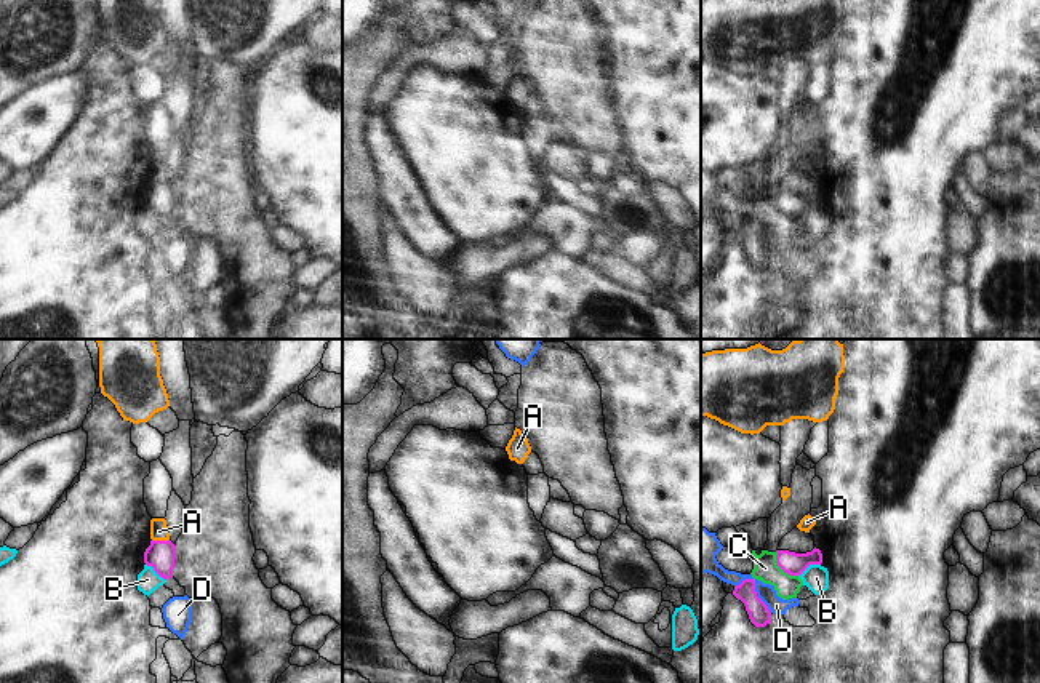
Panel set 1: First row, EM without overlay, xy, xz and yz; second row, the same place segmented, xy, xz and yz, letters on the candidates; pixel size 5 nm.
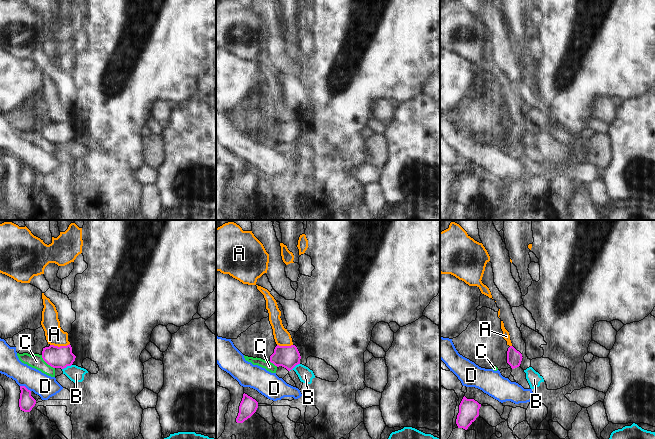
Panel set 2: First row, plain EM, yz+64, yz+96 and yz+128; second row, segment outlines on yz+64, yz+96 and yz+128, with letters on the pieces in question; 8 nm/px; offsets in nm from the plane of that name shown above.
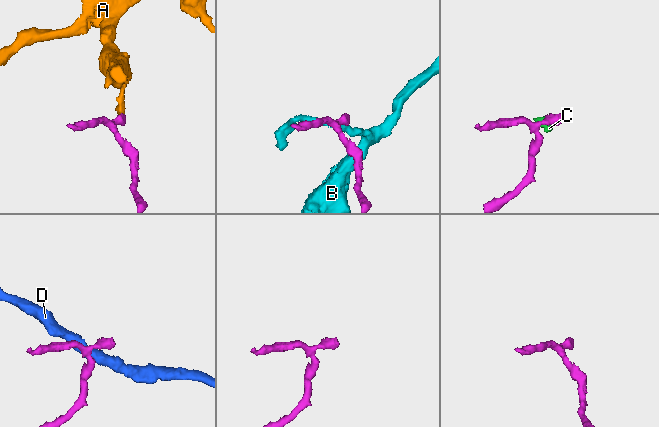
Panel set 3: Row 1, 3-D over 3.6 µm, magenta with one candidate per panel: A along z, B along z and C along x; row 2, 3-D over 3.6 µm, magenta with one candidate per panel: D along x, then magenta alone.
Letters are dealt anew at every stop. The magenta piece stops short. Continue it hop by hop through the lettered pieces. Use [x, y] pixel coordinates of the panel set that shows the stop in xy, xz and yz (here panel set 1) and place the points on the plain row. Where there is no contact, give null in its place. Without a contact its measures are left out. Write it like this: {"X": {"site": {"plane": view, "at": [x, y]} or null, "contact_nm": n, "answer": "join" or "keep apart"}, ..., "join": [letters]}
{"A": {"site": {"plane": "xy", "at": [160, 183]}, "contact_nm": 90, "answer": "keep apart"}, "B": {"site": {"plane": "yz", "at": [808, 207]}, "contact_nm": 130, "answer": "keep apart"}, "C": {"site": {"plane": "yz", "at": [781, 210]}, "contact_nm": 170, "answer": "keep apart"}, "D": {"site": {"plane": "yz", "at": [754, 229]}, "contact_nm": 240, "answer": "keep apart"}, "join": []}

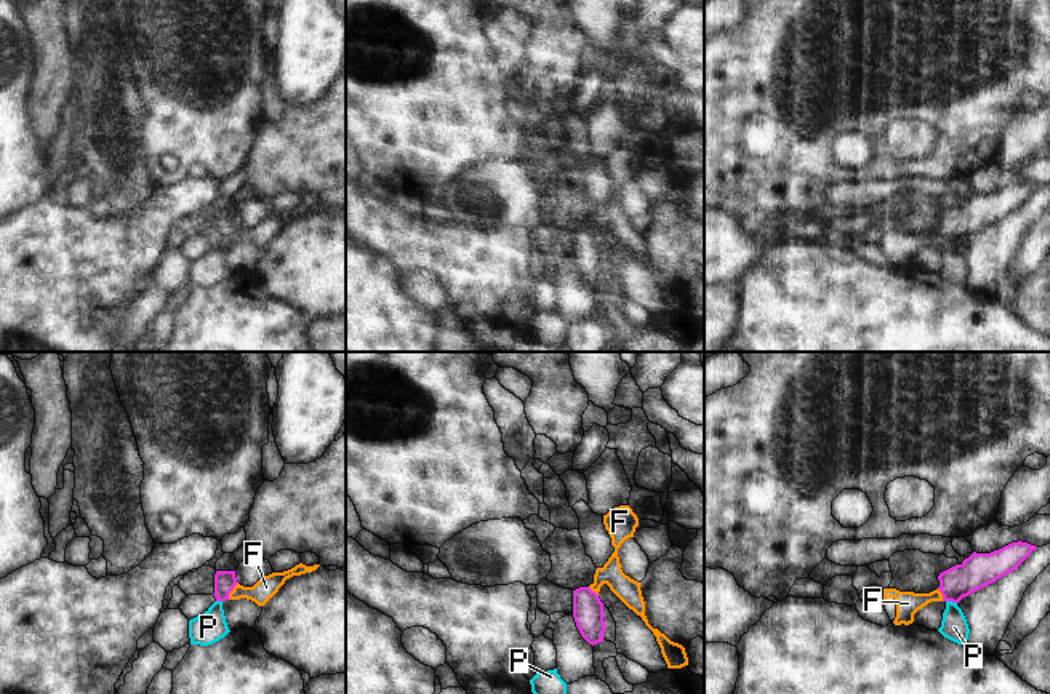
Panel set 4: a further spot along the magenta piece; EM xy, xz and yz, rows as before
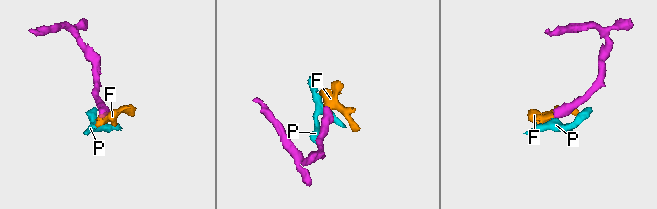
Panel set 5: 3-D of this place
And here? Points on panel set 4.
{"F": {"site": {"plane": "xy", "at": [232, 231]}, "contact_nm": 100, "answer": "join"}, "P": {"site": {"plane": "yz", "at": [951, 242]}, "contact_nm": 60, "answer": "keep apart"}, "join": ["F"]}

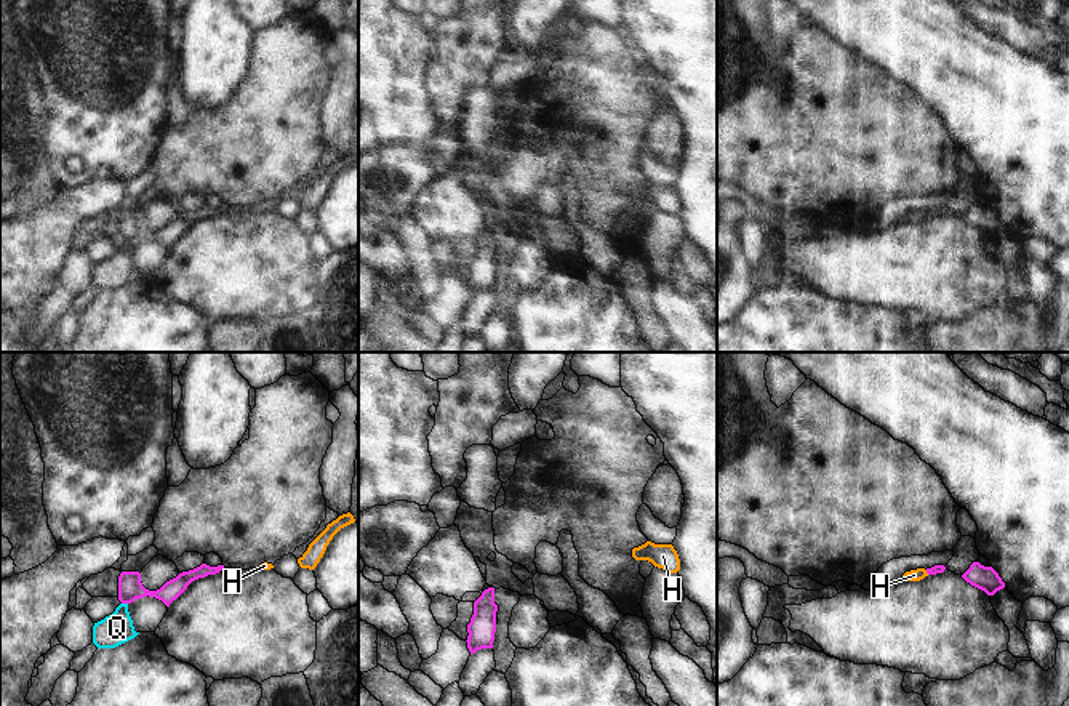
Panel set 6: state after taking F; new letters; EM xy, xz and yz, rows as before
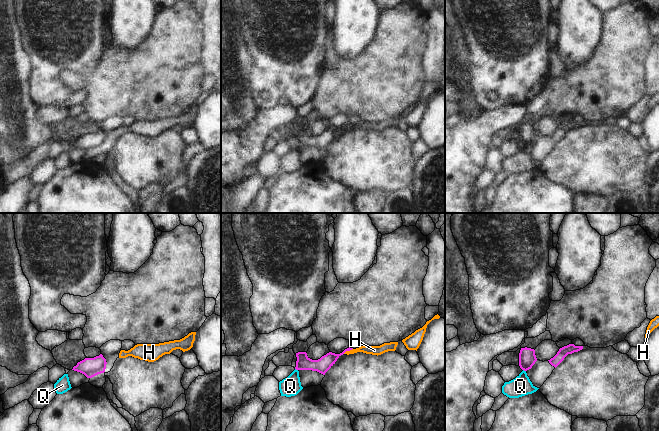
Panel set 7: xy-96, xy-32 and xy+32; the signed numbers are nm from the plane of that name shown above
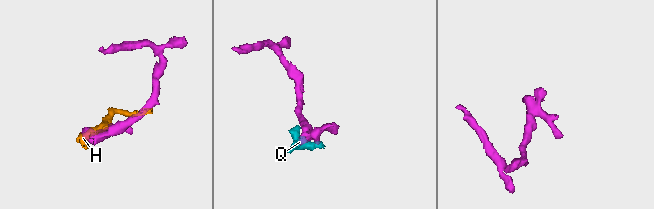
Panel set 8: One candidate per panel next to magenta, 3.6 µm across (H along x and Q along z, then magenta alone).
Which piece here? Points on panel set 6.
{"H": {"site": {"plane": "yz", "at": [927, 213]}, "contact_nm": 30, "answer": "keep apart"}, "Q": {"site": {"plane": "xy", "at": [125, 244]}, "contact_nm": 30, "answer": "keep apart"}, "join": []}

